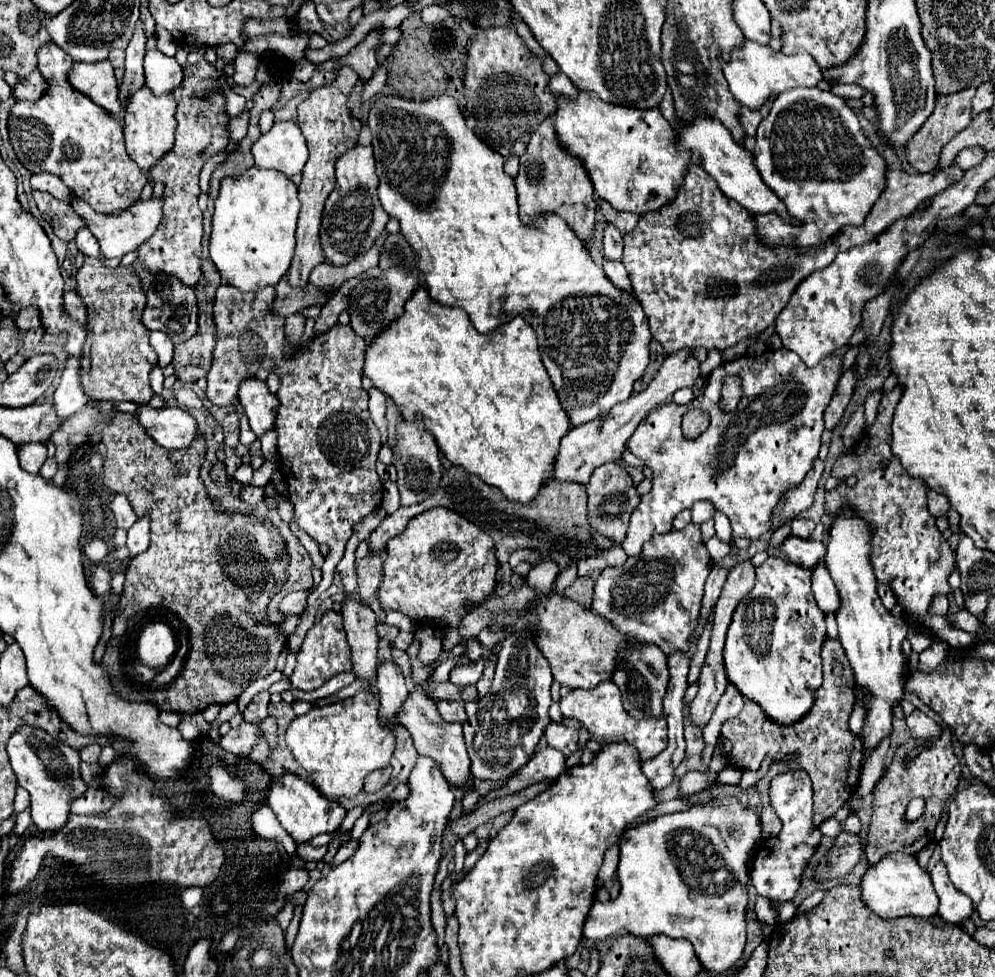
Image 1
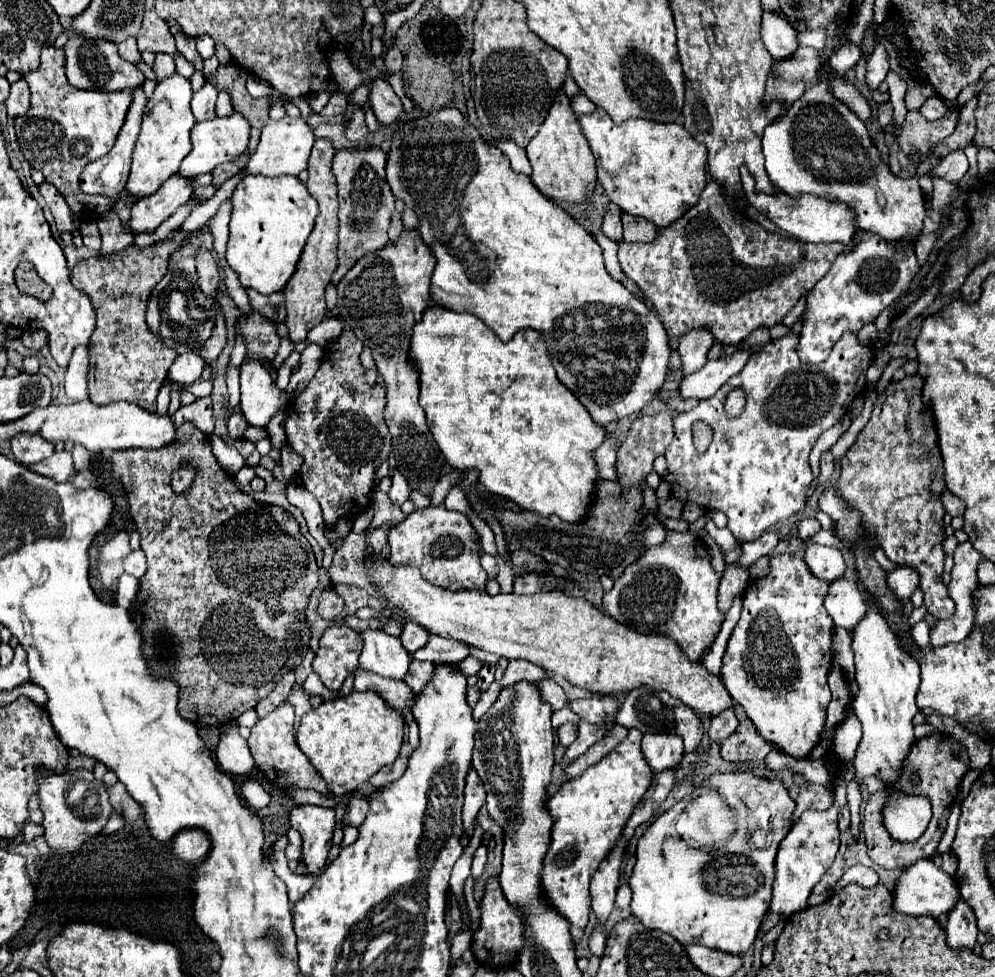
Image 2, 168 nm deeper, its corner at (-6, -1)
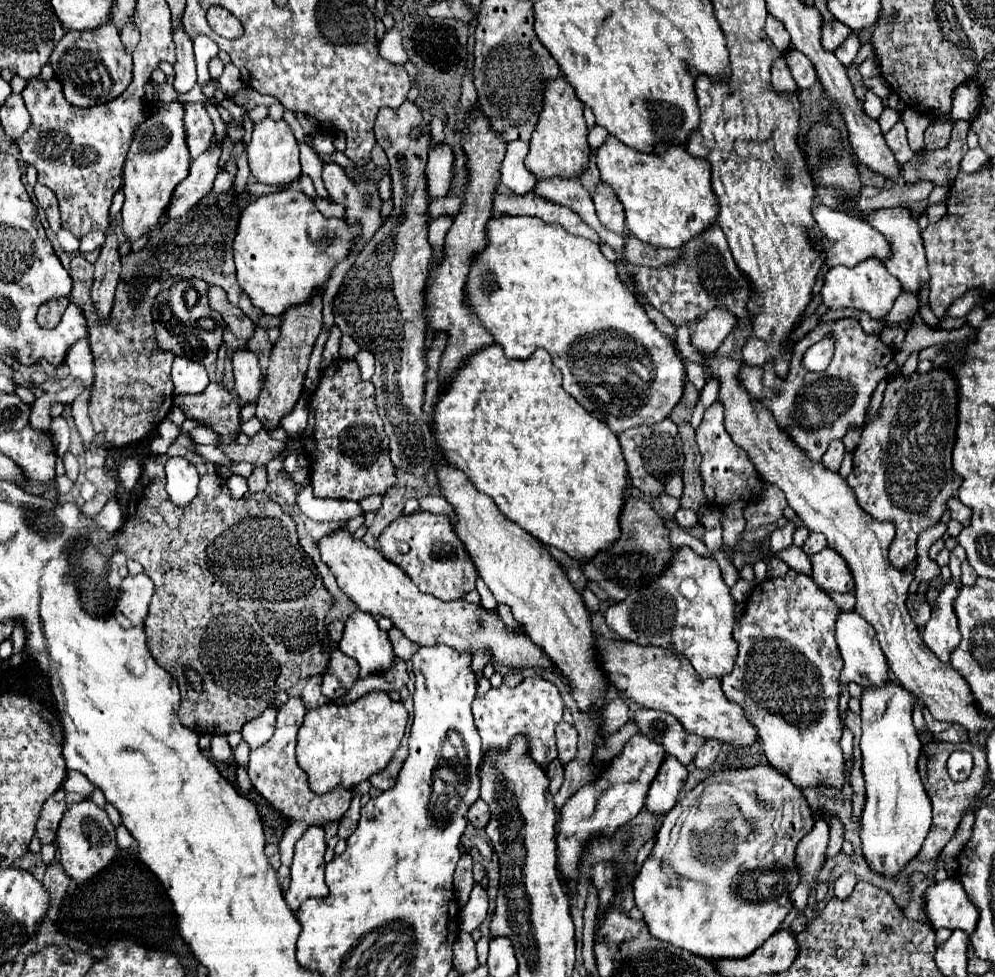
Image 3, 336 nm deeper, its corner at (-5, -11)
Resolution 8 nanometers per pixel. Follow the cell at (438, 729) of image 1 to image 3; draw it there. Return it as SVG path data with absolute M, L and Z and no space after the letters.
M478 799L476 803L472 803L470 809L468 809L468 819L470 819L470 823L474 827L486 827L486 821L490 821L490 809L488 809L488 805L482 799Z

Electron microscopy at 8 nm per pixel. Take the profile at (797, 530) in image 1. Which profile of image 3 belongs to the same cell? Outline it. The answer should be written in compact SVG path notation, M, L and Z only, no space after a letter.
M810 533L808 539L806 539L804 545L802 545L802 551L804 551L806 555L814 555L814 553L822 551L824 547L826 547L826 537L822 537L820 533Z

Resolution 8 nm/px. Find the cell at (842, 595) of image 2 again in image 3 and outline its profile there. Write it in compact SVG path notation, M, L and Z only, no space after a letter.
M842 611L836 615L836 643L840 647L842 659L844 659L844 669L840 673L840 687L844 687L850 681L856 681L862 689L870 685L882 685L888 679L888 665L886 657L878 645L876 631L862 615L856 611Z

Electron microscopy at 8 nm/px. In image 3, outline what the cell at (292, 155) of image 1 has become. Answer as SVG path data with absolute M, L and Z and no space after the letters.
M270 117L262 119L254 125L252 141L246 147L248 151L248 165L252 171L252 177L256 177L260 183L266 185L292 185L302 169L300 169L300 145L290 129L290 125L282 121L272 121Z

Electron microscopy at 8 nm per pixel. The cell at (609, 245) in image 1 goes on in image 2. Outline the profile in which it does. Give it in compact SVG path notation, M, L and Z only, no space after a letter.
M609 203L609 205L607 205L601 231L603 231L609 239L613 239L613 241L621 241L621 239L623 239L623 231L621 231L621 209L619 209L615 203Z

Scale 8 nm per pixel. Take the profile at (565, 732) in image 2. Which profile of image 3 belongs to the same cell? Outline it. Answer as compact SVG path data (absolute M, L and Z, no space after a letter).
M560 721L558 727L556 727L556 741L558 741L558 759L566 765L576 755L578 733L576 733L574 725L570 725L566 721Z

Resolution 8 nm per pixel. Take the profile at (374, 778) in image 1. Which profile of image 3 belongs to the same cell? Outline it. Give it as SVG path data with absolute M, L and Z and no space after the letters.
M400 745L400 749L394 753L394 757L392 757L390 765L388 765L382 773L378 773L378 775L370 777L370 783L372 783L378 791L392 789L392 787L396 785L398 773L400 773L400 769L402 769L402 765L404 765L406 757L408 757L408 747L406 747L406 745Z

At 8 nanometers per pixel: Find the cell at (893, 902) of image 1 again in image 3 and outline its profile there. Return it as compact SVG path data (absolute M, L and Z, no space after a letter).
M954 877L936 881L926 889L924 915L928 917L932 929L948 927L962 929L966 933L972 933L978 921L976 907L970 903L960 881Z

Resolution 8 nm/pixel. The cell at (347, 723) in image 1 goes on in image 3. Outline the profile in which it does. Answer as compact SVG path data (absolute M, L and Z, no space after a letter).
M384 691L362 695L354 703L342 707L326 703L306 713L298 731L296 757L298 765L308 775L310 789L318 795L336 787L352 789L362 781L368 781L370 775L384 771L404 737L406 721L408 711L402 701L392 701Z

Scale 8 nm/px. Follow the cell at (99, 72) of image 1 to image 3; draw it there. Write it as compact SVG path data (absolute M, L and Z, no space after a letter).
M102 25L90 31L68 31L50 55L54 77L64 87L64 97L76 107L90 107L112 101L132 81L132 57L126 55L120 43L120 33L112 25Z

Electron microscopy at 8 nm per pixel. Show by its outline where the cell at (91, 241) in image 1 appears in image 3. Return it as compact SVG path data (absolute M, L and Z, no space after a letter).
M92 231L92 233L88 233L80 239L80 249L78 251L80 253L92 253L92 251L102 247L102 241L104 241L104 233L102 231Z

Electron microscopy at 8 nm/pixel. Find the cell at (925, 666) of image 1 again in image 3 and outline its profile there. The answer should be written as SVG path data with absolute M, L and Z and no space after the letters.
M958 545L950 551L950 571L952 581L946 583L940 591L940 597L936 601L936 607L932 609L932 617L926 623L924 629L924 643L928 649L946 663L948 655L958 647L960 643L960 631L958 631L958 619L954 613L954 599L960 593L962 581L960 581L960 565L966 561L966 551Z

